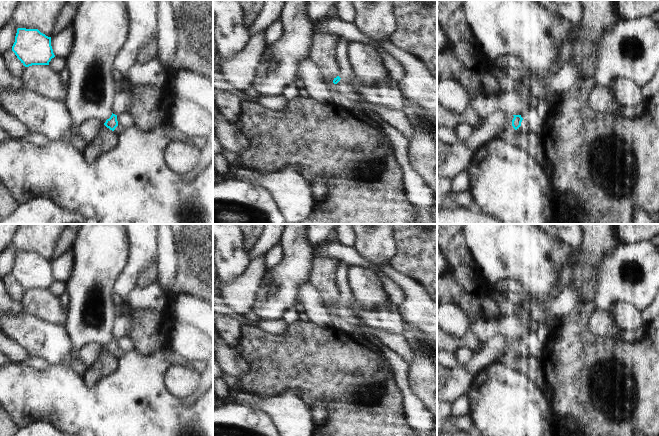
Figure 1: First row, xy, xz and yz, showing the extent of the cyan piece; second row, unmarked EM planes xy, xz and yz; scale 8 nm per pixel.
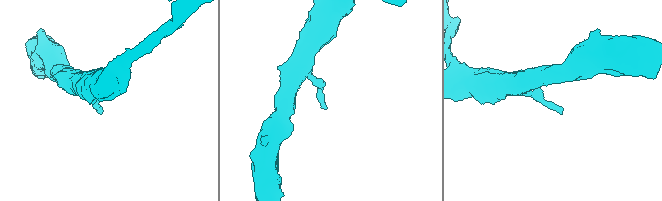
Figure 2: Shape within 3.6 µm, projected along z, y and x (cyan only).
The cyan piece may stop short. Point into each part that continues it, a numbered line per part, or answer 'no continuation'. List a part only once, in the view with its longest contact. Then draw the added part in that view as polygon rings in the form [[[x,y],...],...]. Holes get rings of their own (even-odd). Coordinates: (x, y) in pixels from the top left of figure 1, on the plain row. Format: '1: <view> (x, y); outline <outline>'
1: yz (524, 353); outline [[[522,344],[521,350],[517,353],[517,355],[524,359],[532,357],[528,347],[525,344]]]

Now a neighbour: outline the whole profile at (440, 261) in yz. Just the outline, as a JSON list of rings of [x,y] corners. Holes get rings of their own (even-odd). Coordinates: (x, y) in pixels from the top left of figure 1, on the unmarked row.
[[[437,246],[437,277],[445,271],[445,261]]]

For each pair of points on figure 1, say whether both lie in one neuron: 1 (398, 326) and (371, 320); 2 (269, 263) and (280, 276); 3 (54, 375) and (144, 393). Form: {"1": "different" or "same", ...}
{"1": "same", "2": "different", "3": "same"}

